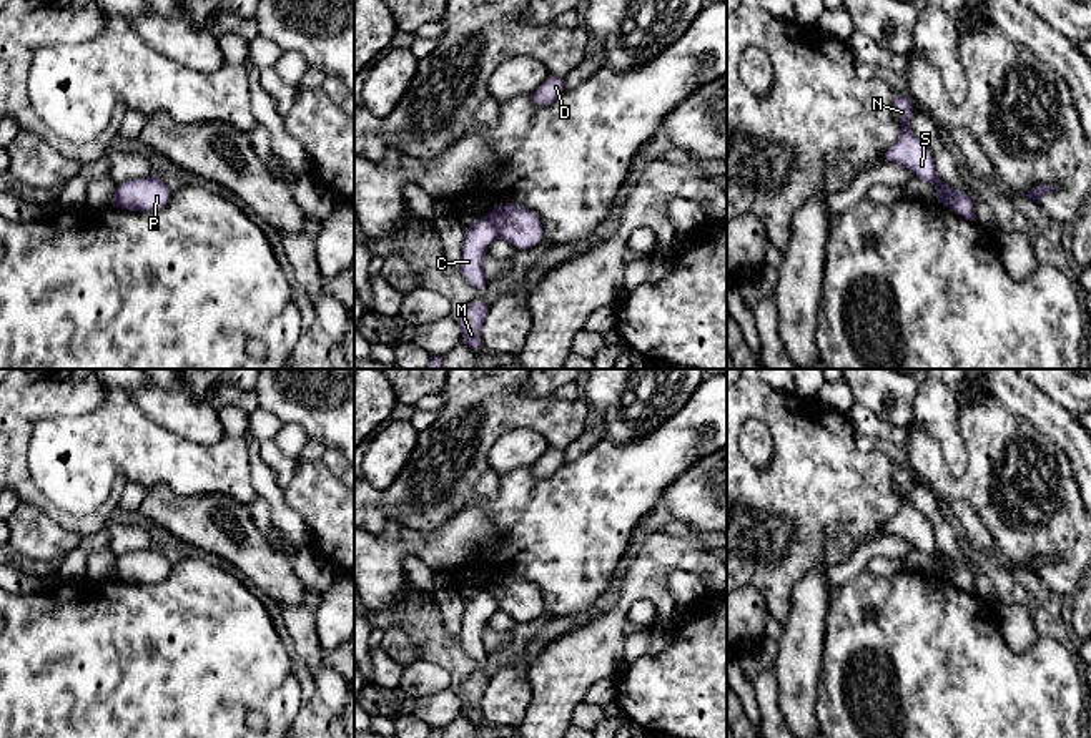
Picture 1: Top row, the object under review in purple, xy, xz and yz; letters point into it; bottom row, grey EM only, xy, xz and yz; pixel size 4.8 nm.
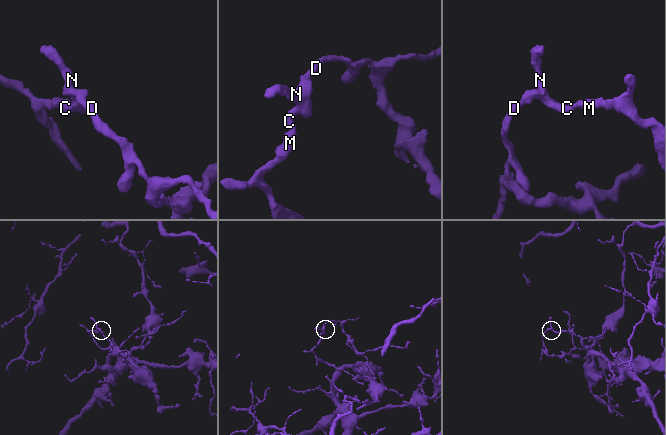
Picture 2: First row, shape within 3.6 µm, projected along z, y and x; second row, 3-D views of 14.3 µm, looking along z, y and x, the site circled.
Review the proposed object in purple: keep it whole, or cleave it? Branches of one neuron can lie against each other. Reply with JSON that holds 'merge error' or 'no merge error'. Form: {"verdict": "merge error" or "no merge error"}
{"verdict": "merge error"}

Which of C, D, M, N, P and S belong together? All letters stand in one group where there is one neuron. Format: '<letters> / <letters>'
C M / D N P S

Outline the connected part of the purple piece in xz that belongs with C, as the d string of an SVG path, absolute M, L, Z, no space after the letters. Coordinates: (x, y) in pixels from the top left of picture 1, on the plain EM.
M484 587L466 600L459 638L462 650L472 657L477 665L482 665L489 657L482 642L482 628L497 608L497 600L489 587Z

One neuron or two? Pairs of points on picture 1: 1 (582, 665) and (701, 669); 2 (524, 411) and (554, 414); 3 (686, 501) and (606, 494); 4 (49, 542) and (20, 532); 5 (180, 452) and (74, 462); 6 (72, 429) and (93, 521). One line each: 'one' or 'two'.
1: two
2: one
3: two
4: one
5: one
6: two

